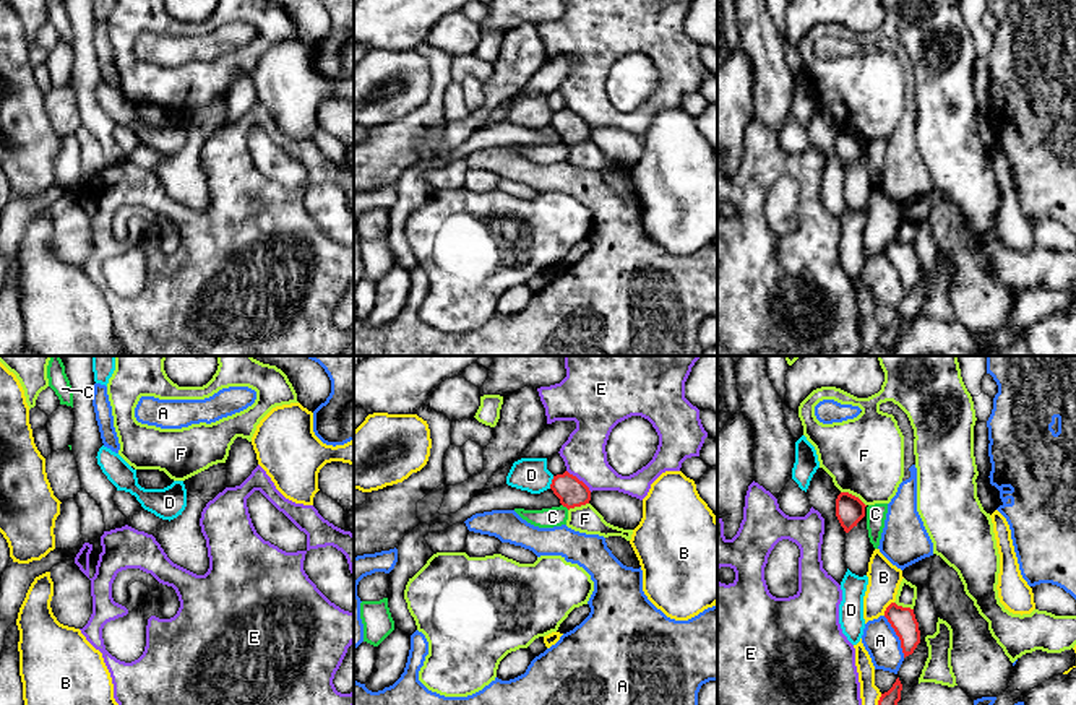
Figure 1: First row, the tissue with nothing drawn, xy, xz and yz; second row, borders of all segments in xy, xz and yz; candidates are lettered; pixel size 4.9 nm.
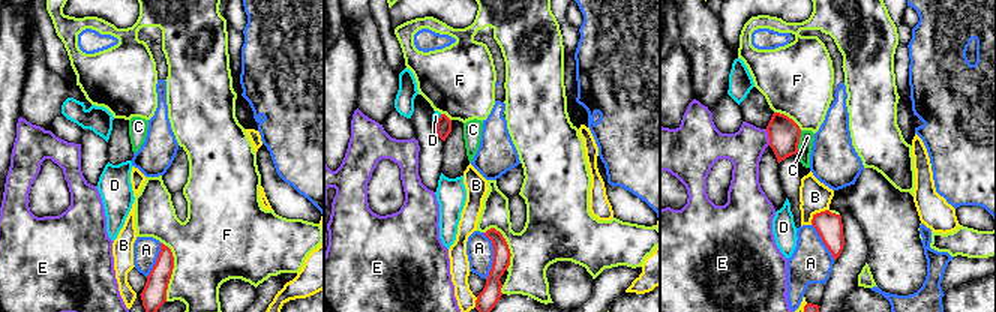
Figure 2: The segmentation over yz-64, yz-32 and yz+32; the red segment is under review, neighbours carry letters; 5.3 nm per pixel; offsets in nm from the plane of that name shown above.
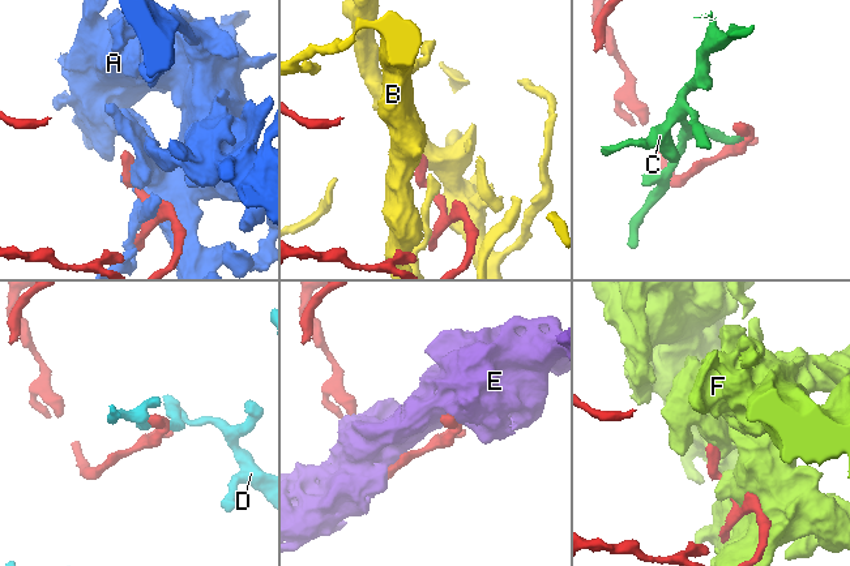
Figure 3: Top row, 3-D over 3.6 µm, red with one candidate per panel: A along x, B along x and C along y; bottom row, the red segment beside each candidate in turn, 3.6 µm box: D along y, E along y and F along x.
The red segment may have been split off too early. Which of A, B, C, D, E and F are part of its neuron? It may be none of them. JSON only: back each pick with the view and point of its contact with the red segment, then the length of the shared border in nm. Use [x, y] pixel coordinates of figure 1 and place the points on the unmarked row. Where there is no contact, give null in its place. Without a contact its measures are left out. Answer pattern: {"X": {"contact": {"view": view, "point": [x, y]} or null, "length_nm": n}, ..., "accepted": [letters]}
{"accepted": []}

